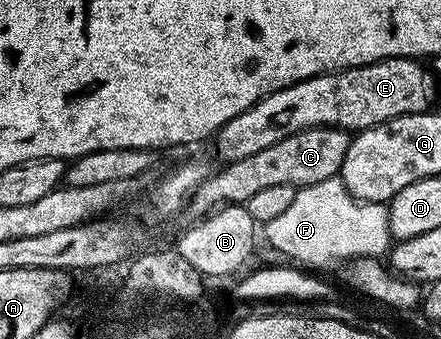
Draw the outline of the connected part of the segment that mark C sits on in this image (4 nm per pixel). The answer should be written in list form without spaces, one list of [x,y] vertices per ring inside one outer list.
[[[312,126],[310,130],[295,132],[279,140],[279,144],[271,144],[271,148],[263,148],[263,152],[243,156],[243,160],[235,160],[203,180],[203,184],[199,184],[197,191],[189,197],[187,214],[189,212],[190,219],[200,220],[220,207],[244,204],[251,200],[251,196],[263,192],[263,188],[275,188],[278,184],[300,188],[336,178],[340,175],[350,141],[350,131],[340,130],[338,126]]]

